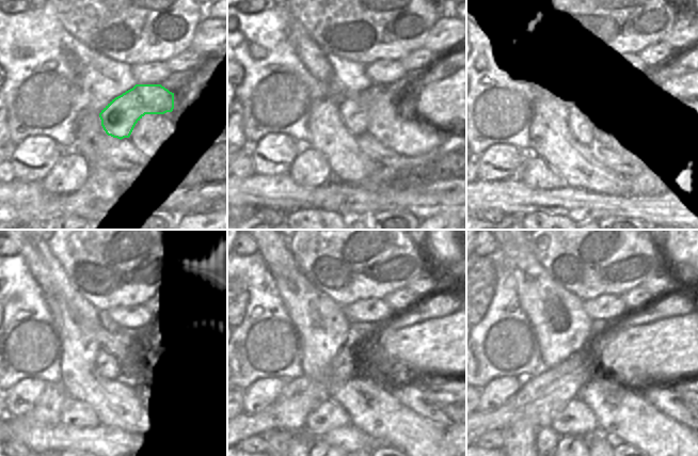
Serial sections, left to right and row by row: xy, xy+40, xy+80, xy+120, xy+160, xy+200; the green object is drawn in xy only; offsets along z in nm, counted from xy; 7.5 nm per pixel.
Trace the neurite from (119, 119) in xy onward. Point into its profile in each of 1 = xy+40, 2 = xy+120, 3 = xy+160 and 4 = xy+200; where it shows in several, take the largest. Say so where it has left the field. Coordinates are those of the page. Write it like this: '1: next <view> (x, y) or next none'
1: next xy+40 (353, 109)
2: next xy+120 (106, 365)
3: next xy+160 (299, 396)
4: next xy+200 (540, 397)

